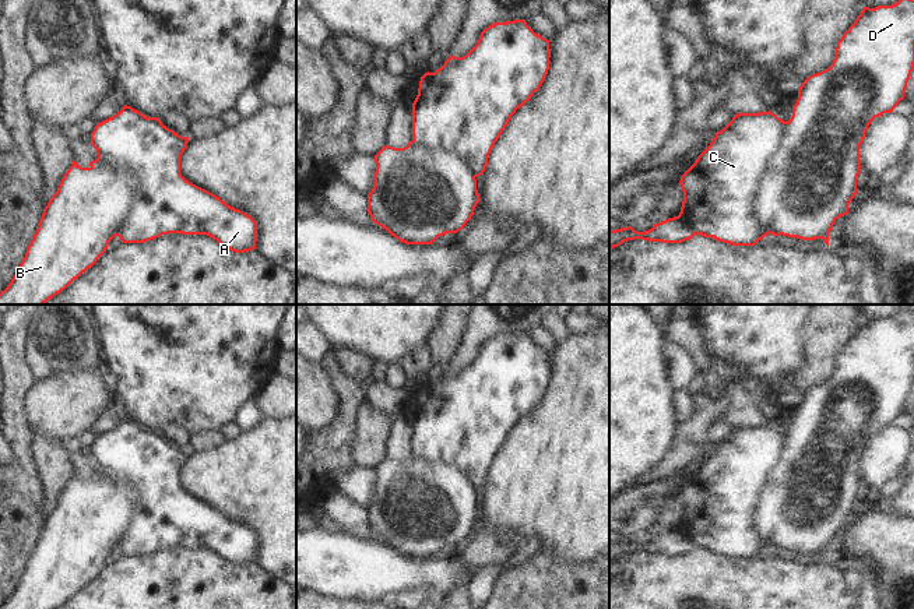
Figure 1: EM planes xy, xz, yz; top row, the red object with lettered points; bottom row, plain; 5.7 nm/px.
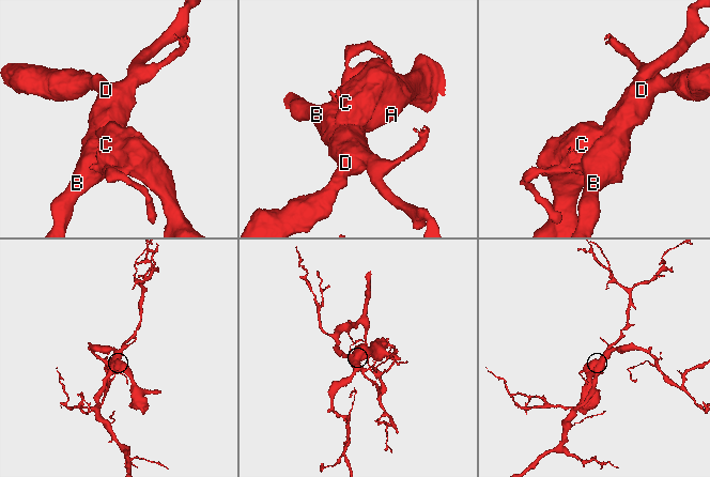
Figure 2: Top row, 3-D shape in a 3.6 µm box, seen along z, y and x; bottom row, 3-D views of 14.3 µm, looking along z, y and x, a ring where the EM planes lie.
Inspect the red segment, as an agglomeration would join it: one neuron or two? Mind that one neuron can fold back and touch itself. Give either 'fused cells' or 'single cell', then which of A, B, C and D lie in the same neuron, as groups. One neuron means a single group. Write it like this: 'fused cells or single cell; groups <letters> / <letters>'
fused cells; groups A C / B D

